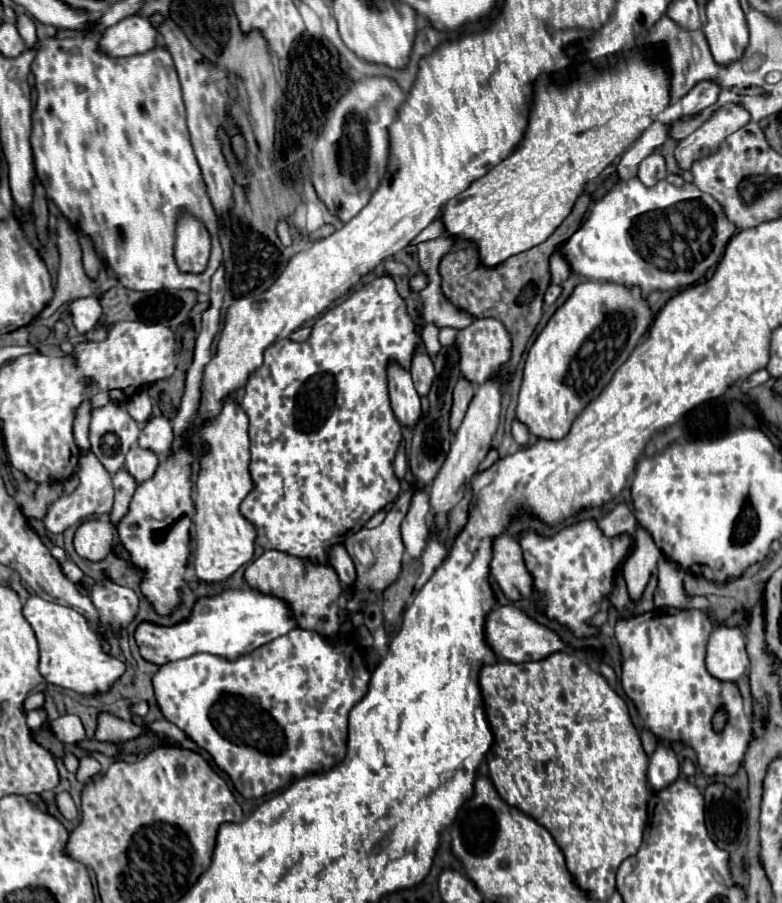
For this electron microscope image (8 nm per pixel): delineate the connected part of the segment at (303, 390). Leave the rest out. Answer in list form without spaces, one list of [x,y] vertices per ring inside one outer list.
[[[389,275],[375,277],[361,289],[353,291],[341,305],[331,307],[325,315],[317,319],[313,325],[313,331],[305,343],[295,343],[291,339],[281,339],[265,349],[265,361],[263,365],[249,377],[245,385],[245,397],[241,401],[243,411],[249,417],[249,437],[251,437],[251,463],[249,473],[253,481],[253,489],[241,503],[241,513],[255,525],[257,529],[257,543],[263,549],[277,549],[285,551],[297,557],[307,557],[311,561],[325,563],[327,551],[331,545],[341,543],[343,537],[351,531],[361,529],[377,511],[381,511],[385,505],[397,499],[399,495],[399,481],[393,473],[393,459],[401,445],[401,425],[397,425],[397,419],[393,417],[391,405],[389,405],[389,389],[387,389],[387,367],[389,363],[397,363],[403,369],[411,369],[413,355],[417,355],[417,349],[421,345],[421,337],[417,335],[417,325],[413,317],[407,313],[407,305],[403,297],[397,293],[395,281]]]

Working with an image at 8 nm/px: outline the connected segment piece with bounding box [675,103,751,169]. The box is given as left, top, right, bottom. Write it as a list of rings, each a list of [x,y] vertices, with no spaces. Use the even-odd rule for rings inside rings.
[[[725,103],[695,133],[679,141],[675,159],[681,169],[689,169],[701,153],[715,153],[723,139],[751,121],[749,111],[741,103]]]

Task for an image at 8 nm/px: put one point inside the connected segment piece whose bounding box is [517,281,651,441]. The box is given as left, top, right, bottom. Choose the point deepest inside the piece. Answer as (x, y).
(594, 331)

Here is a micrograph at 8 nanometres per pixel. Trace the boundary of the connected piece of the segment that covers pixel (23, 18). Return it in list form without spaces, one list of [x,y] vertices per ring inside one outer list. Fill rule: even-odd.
[[[17,13],[17,29],[19,29],[21,39],[25,41],[25,47],[33,49],[33,45],[37,43],[37,31],[35,31],[33,19],[25,13]]]

